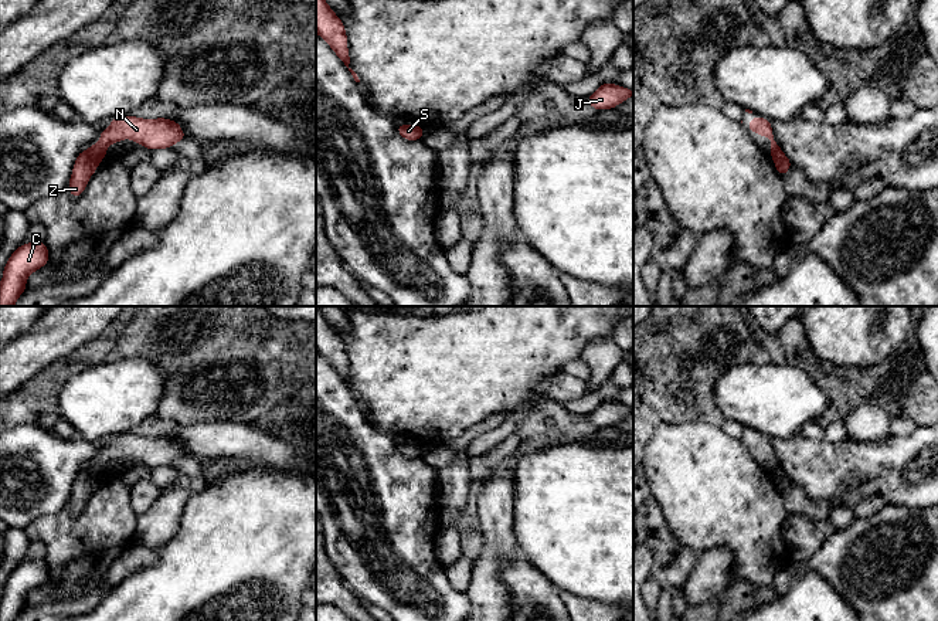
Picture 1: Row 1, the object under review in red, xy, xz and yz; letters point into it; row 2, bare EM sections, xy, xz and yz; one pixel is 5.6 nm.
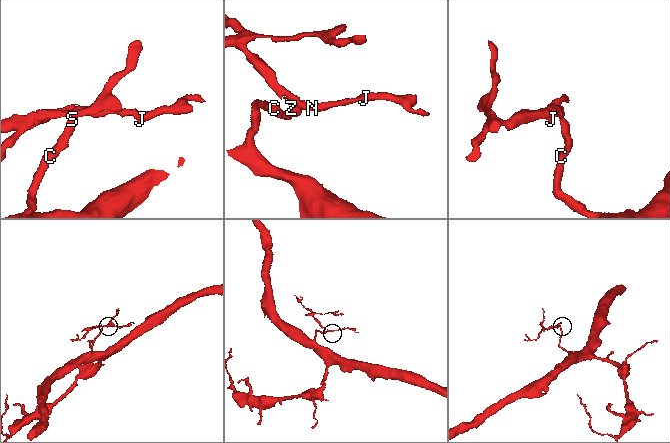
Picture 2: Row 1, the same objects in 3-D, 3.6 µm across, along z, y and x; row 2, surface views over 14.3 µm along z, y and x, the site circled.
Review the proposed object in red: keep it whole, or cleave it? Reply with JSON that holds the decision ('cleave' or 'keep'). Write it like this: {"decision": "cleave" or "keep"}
{"decision": "cleave"}

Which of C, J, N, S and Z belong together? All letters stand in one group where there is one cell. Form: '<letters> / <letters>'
C S Z / J N

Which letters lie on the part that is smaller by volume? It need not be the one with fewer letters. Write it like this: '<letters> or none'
J, N

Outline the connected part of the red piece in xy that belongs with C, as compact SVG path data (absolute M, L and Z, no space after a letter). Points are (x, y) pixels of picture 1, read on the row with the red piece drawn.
M45 242L20 245L9 258L0 284L0 306L13 306L24 292L27 276L48 262Z

